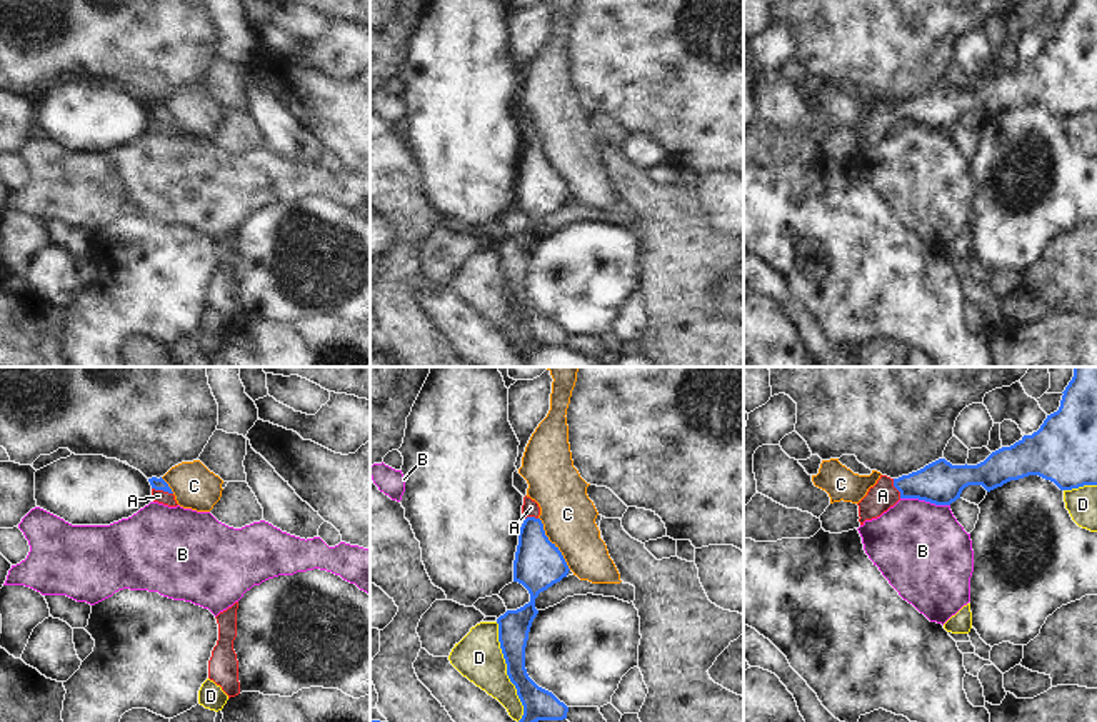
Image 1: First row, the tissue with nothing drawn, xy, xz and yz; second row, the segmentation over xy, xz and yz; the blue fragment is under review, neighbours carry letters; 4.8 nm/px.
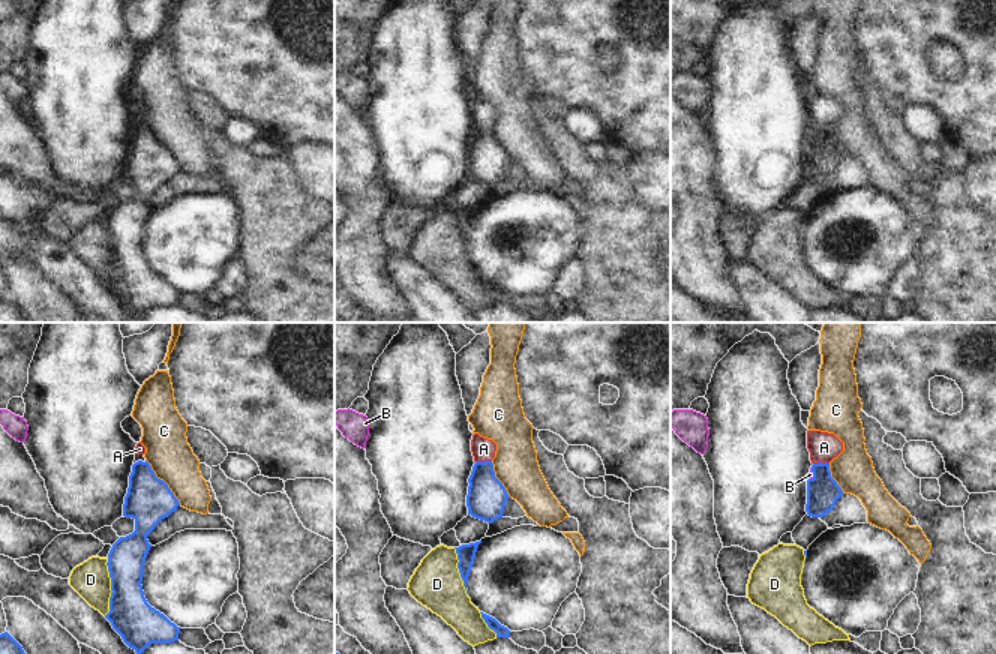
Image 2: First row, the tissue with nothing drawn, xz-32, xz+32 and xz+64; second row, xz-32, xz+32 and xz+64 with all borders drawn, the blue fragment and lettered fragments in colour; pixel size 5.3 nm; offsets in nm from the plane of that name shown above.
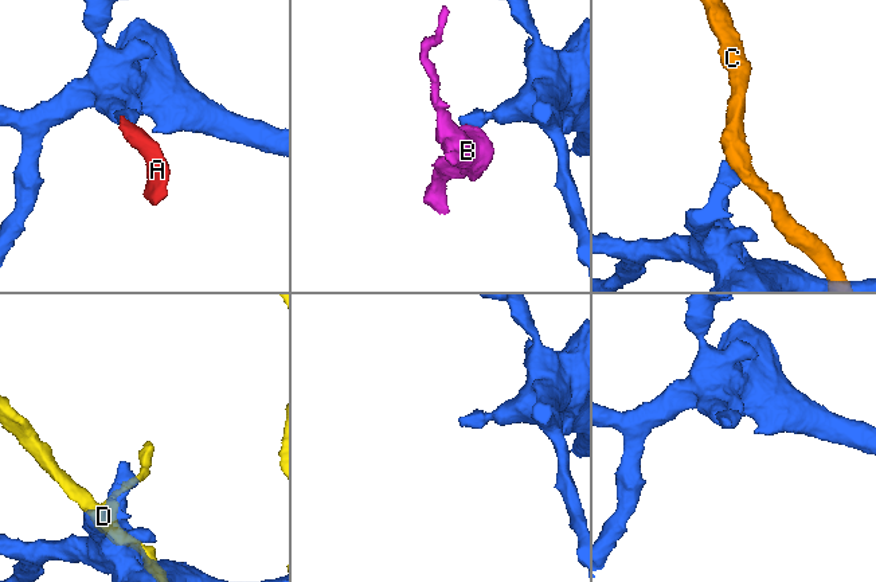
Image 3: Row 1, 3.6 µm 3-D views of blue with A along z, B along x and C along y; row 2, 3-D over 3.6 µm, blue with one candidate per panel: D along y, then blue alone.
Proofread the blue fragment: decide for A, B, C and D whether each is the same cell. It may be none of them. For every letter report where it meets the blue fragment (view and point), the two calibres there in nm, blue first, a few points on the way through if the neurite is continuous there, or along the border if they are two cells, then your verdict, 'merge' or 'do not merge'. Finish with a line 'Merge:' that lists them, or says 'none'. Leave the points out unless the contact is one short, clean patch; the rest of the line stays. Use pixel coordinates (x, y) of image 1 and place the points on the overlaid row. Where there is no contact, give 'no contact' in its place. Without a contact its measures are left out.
A: xy (162, 489) | 60/60 nm | across xy (159, 484), (162, 489), (159, 496) | merge
B: yz (926, 501) | 200/440 nm | do not merge
C: xz (552, 544) | 240/260 nm | along xz (539, 517), (544, 534), (571, 569) | do not merge
D: xz (507, 672) | 160/220 nm | do not merge
Merge: A

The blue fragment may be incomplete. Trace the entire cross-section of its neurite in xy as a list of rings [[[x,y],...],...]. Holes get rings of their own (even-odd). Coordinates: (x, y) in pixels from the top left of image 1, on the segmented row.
[[[152,477],[148,479],[150,485],[152,485],[152,497],[153,502],[168,505],[168,507],[177,507],[177,500],[175,495],[172,492],[172,489],[168,487],[168,484],[160,477]]]

